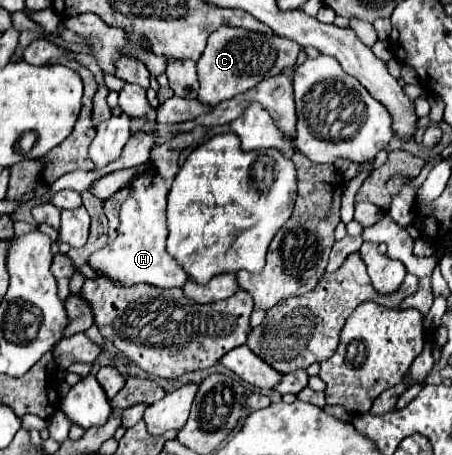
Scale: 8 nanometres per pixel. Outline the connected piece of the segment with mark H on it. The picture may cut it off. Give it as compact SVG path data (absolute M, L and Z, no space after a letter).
M147 171L147 175L137 177L129 187L129 197L121 205L121 225L119 237L95 251L89 257L89 265L115 283L133 285L133 283L149 283L161 289L183 287L187 283L187 273L177 265L177 261L167 253L167 187L165 179L157 171Z

